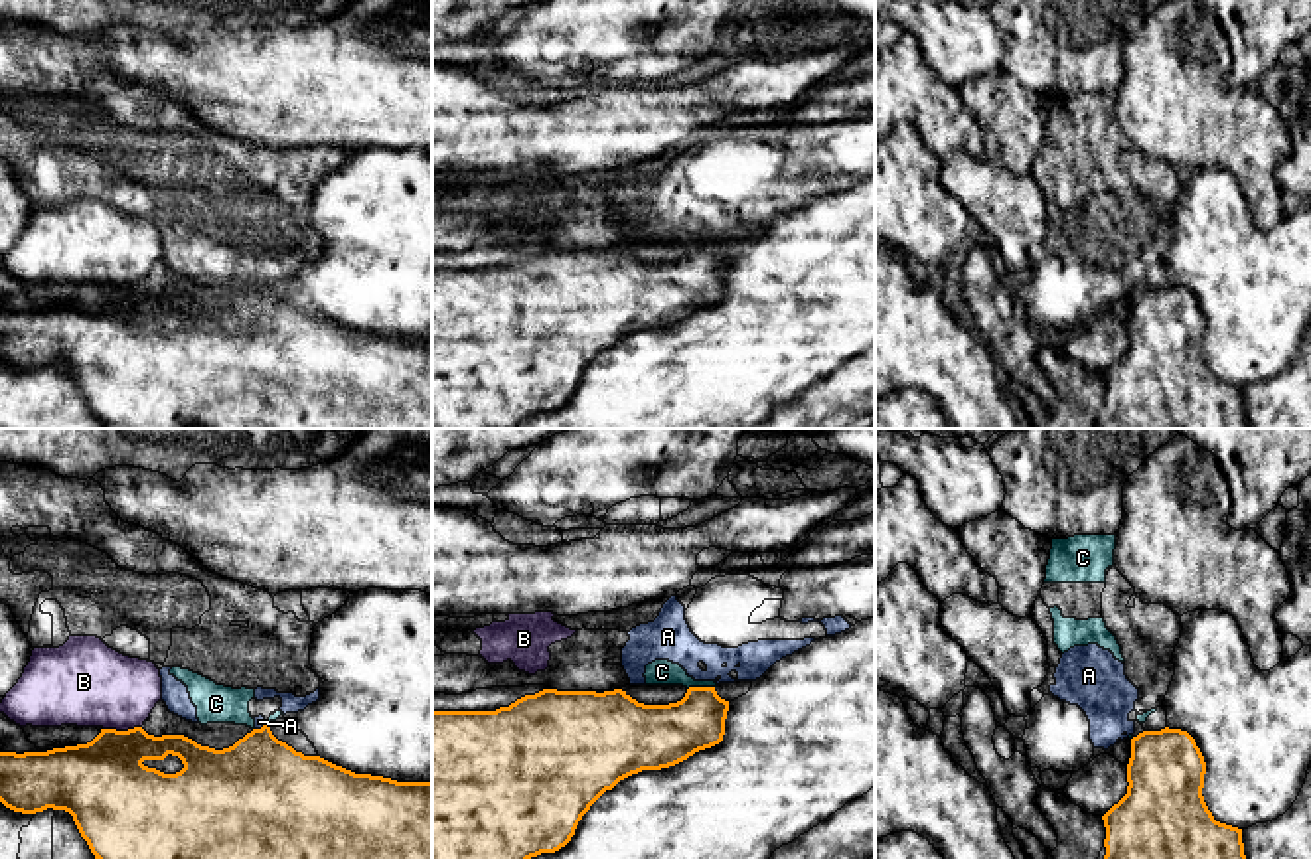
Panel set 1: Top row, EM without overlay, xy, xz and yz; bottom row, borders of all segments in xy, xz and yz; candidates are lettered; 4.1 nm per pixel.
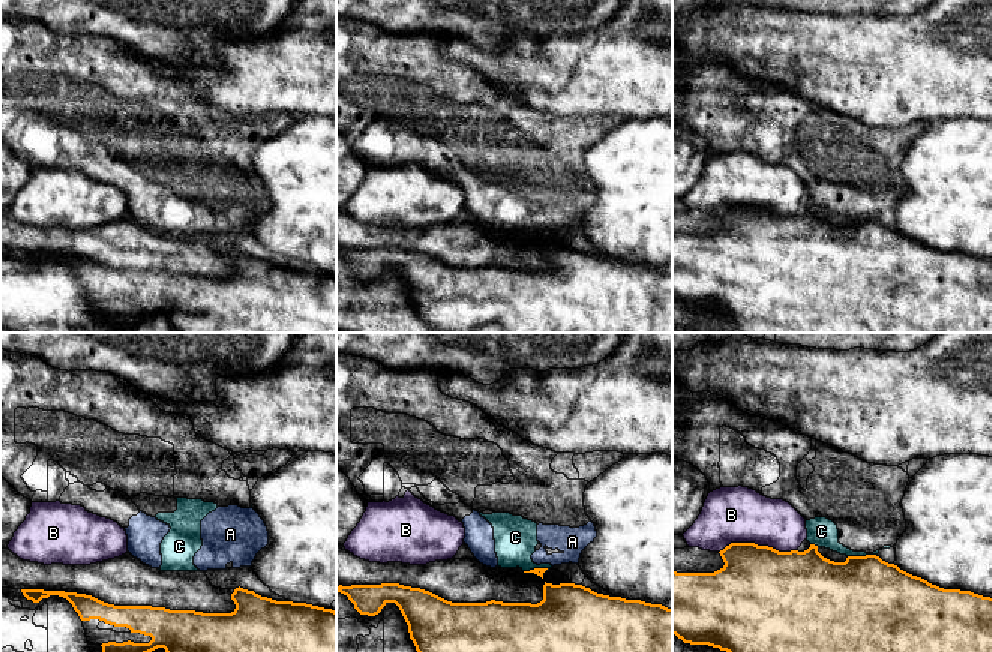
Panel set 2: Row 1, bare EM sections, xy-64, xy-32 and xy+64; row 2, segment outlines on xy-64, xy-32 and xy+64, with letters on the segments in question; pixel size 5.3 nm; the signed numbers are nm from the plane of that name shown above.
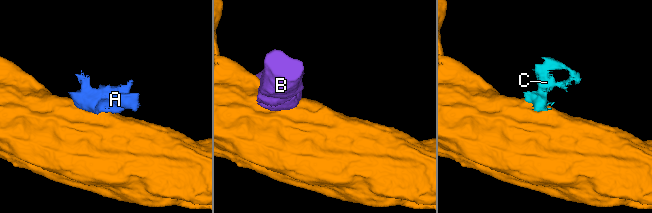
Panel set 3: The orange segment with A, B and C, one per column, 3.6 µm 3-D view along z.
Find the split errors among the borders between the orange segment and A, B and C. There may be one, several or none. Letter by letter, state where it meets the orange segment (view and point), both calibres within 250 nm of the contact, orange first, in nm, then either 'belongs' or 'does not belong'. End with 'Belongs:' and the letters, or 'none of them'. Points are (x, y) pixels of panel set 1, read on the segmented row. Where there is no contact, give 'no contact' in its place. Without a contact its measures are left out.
A: contact xy (261, 727); calibres 420 and 50 nm; does not belong
B: contact xy (121, 731); calibres 360 and 340 nm; does not belong
C: contact xz (699, 688); calibres 260 and 110 nm; does not belong
Belongs: none of them

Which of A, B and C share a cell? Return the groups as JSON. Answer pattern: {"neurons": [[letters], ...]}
{"neurons": [["A", "C"], ["B"]]}

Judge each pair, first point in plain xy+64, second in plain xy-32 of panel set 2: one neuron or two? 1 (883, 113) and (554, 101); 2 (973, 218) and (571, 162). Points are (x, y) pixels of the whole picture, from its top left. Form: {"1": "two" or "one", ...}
{"1": "one", "2": "two"}

